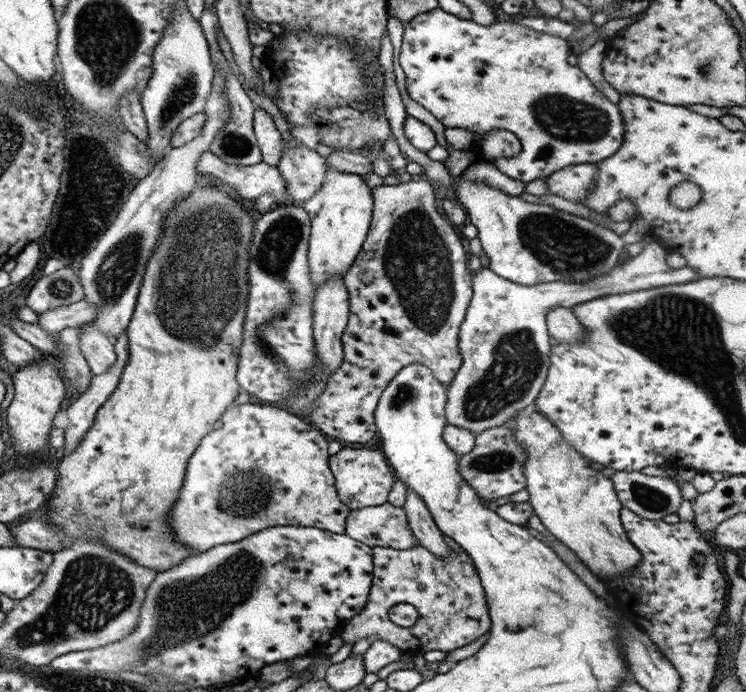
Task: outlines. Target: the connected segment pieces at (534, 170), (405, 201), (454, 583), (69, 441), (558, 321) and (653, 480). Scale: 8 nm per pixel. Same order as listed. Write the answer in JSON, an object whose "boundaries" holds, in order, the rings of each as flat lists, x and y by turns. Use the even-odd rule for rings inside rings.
{"boundaries":[[[439,8,410,18,402,25,402,28,403,33,398,62,405,75,406,92,409,98,411,98,413,102,417,102,417,104,423,106,425,110,428,110,445,128,463,128,469,130,469,133,473,133,473,136,475,136,474,144,470,150,476,154,477,159,480,154,480,142,482,142,485,131,503,129,513,133,520,143,521,151,513,157,493,159,491,161,493,166,497,167,497,170,500,170,505,176,528,183,536,181,537,178,547,178,551,173,569,165,583,163,595,164,597,161,602,161,610,157,619,149,622,142,623,129,625,129,623,128,619,108,617,108,617,105,613,104,613,102,609,102,608,98,605,98,600,90,593,86,593,83,579,67,566,63,566,56,571,52,565,39,543,32,536,32,525,26,506,22,505,20,495,22,491,24,491,26,479,26,479,24,473,22,471,19,465,20,457,18,453,16,453,14,449,14]],[[409,180,396,185,377,186,377,188,371,188,371,199,373,199,373,208,371,208,371,218,365,240,361,245,361,250,357,253,355,259,351,261,349,269,345,271,345,275,342,278,343,283,345,283,345,289,347,289,347,295,349,295,347,322,340,337,342,361,337,366,337,369,328,376,328,380,326,380,326,384,323,386,323,391,317,395,315,406,311,404,308,412,306,412,307,418,309,418,311,424,317,430,320,430,328,439,337,439,341,443,365,443,373,436,376,431,373,412,375,411,378,398,381,396,381,391,387,387,387,384,401,368,411,364,425,366,432,373,432,376,445,387,445,390,448,389,448,385,452,382,455,372,461,365,460,354,457,352,458,328,464,319,465,310,472,295,471,273,469,273,469,269,467,270,468,259,465,258,465,250,463,250,461,240,459,240,451,225,437,213,433,188,427,181]],[[375,546,371,548,372,577,369,594,365,606,361,612,343,626,337,633,343,643,355,644,361,638,367,638,370,643,375,640,385,640,397,646,404,654,429,652,430,650,440,650,449,652,455,648,461,648,469,642,473,642,490,630,490,619,485,605,485,593,481,588,481,583,476,570,467,553,450,551,447,558,437,558,425,547,413,546,407,550,395,550,393,548],[397,603,411,604,417,611,417,621,411,628,401,629,393,625,387,617,388,610]],[[125,329,112,344,116,360,102,374,93,375,88,388,76,397,75,402,67,406,65,414,69,423,64,428,63,456,71,453,81,442,81,437,89,429,97,410,105,403,106,398,115,390,120,375,128,360,128,344]],[[555,307,545,313,547,332,557,343,580,343,587,335,569,308]],[[616,471,610,482,620,505,647,520,675,513,683,501,679,488,669,478,649,477,639,471]]]}

